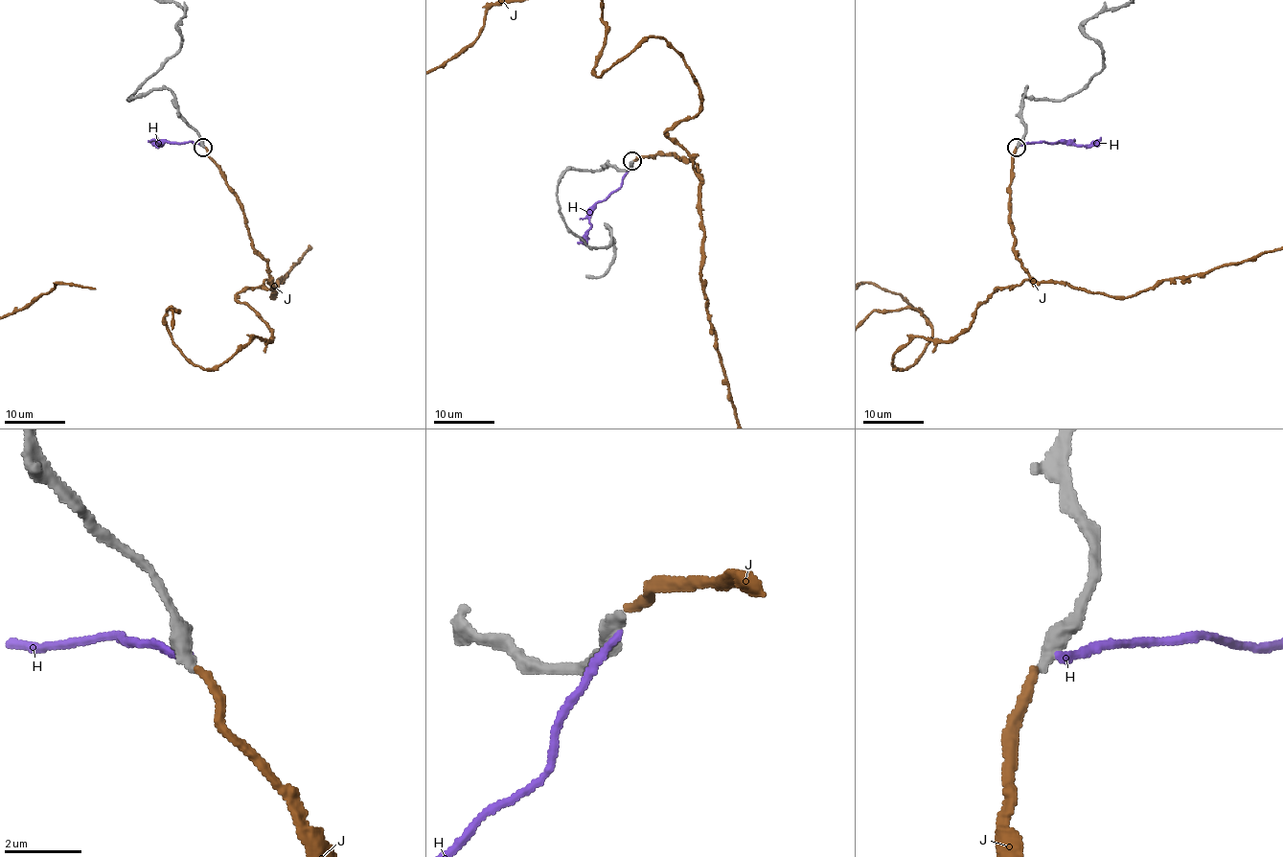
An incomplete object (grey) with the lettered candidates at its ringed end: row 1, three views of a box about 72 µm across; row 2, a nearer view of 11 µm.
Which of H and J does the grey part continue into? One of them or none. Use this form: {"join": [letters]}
{"join": []}

